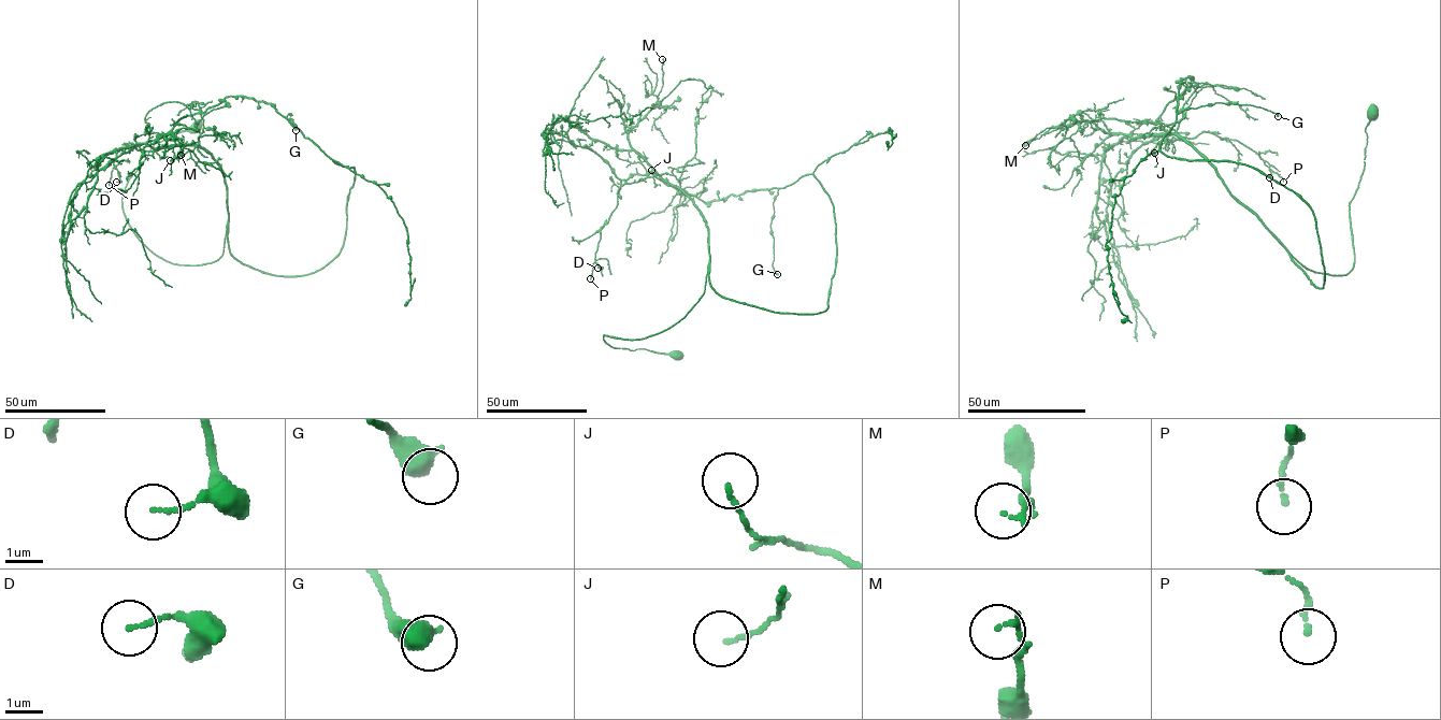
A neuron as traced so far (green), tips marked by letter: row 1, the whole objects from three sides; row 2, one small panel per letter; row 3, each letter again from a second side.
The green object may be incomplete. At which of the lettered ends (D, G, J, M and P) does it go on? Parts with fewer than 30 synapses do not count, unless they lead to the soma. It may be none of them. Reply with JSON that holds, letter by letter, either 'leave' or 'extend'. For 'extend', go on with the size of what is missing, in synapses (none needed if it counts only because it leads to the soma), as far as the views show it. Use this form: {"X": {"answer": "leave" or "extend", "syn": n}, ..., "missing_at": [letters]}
{"D": {"answer": "leave"}, "G": {"answer": "leave"}, "J": {"answer": "leave"}, "M": {"answer": "leave"}, "P": {"answer": "leave"}, "missing_at": []}

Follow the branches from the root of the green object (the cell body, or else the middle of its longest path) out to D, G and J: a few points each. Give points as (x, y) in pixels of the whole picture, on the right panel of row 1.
D: (1371, 113), (1350, 204), (1346, 274), (1301, 264), (1191, 144), (1161, 134), (1237, 140), (1269, 164), (1269, 177)
G: (1371, 113), (1351, 270), (1313, 272), (1274, 236), (1322, 287), (1297, 195), (1161, 149), (1187, 109), (1278, 116)
J: (1371, 113), (1365, 169), (1350, 204), (1354, 264), (1344, 275), (1301, 264), (1173, 130), (1154, 153)

